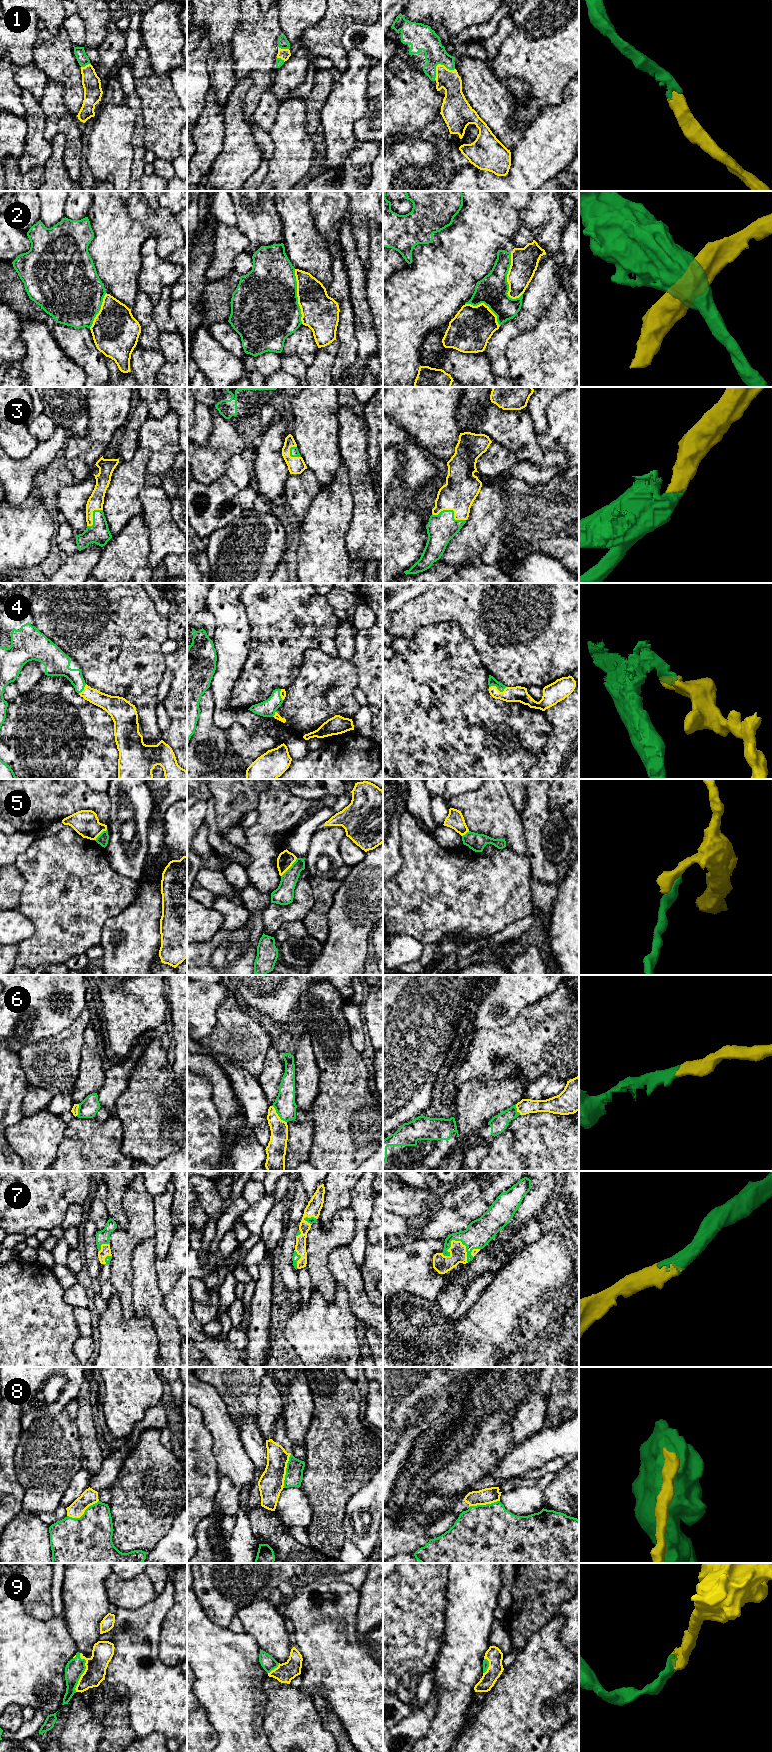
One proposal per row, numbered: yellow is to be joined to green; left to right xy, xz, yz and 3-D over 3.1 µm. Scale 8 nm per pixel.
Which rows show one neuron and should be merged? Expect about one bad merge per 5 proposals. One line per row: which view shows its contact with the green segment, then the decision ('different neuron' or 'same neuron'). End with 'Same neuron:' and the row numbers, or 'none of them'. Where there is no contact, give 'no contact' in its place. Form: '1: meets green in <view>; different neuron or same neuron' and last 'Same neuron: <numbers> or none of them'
1: meets green in yz; same neuron
2: meets green in yz; different neuron
3: meets green in yz; same neuron
4: meets green in yz; same neuron
5: meets green in xz; different neuron
6: meets green in xz; same neuron
7: meets green in yz; same neuron
8: meets green in xy; different neuron
9: meets green in xy; same neuron
Same neuron: 1, 3, 4, 6, 7, 9

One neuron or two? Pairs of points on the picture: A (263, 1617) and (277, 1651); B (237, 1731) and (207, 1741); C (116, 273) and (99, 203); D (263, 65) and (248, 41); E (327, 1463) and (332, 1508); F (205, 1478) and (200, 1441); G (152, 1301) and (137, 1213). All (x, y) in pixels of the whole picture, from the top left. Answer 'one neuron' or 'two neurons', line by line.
A: one neuron
B: two neurons
C: one neuron
D: one neuron
E: one neuron
F: one neuron
G: two neurons

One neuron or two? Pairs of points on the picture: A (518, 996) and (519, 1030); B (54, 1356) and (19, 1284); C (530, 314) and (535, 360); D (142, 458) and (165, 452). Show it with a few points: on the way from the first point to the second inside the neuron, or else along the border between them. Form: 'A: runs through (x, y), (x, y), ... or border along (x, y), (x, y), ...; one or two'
A: border along (539, 1000), (527, 1005), (513, 1020), (500, 1027); two
B: runs through (36, 1338), (21, 1311), (21, 1302); one
C: border along (545, 310), (531, 330), (521, 332), (511, 340); two
D: border along (139, 446), (149, 450), (148, 471); two

